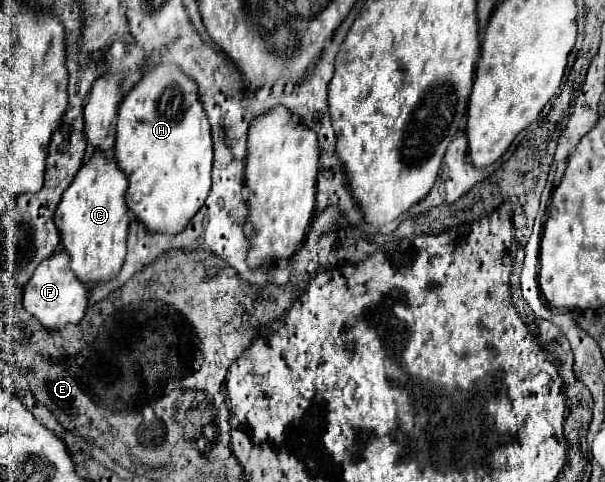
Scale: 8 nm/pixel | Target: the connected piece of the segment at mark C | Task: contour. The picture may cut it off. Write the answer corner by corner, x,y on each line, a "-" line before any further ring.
94,153
84,167
76,173
72,185
66,189
54,223
58,227
64,251
70,255
72,271
82,283
106,283
118,275
126,257
128,237
128,205
126,205
128,179
124,171
104,153

